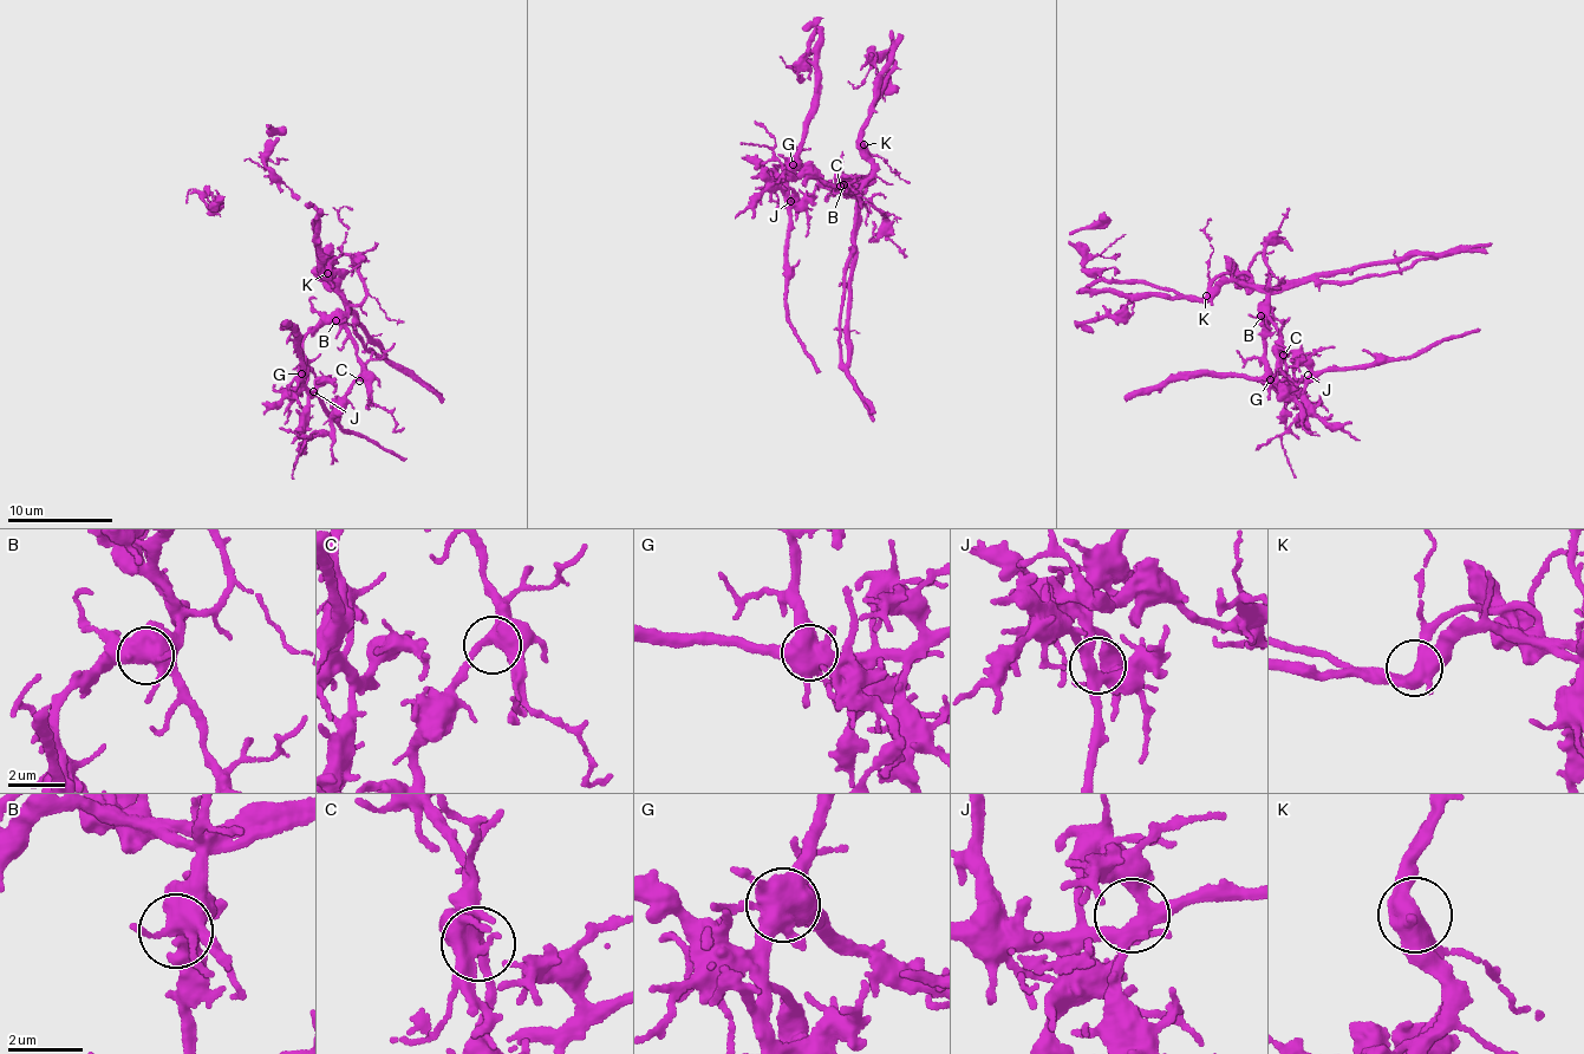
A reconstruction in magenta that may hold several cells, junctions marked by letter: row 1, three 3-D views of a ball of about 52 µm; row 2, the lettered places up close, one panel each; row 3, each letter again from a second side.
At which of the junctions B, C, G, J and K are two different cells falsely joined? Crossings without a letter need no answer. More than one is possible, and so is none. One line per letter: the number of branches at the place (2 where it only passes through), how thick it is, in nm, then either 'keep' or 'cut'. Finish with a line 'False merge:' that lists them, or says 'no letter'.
B: 6 | 600 nm | keep
C: 5 | 360 nm | keep
G: 6 | 650 nm | cut
J: 4 | 360 nm | keep
K: 4 | 500 nm | cut
False merge: G, K

